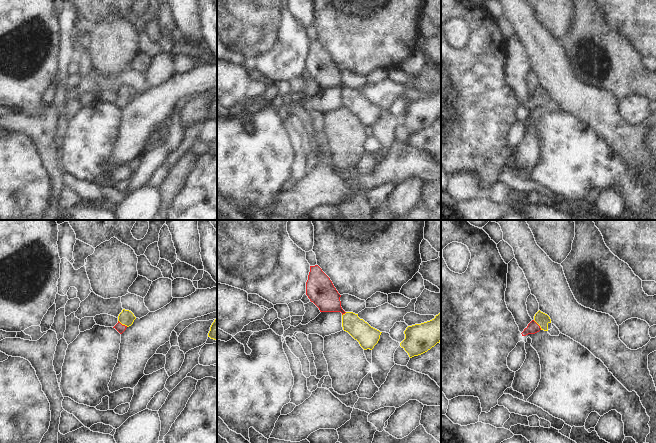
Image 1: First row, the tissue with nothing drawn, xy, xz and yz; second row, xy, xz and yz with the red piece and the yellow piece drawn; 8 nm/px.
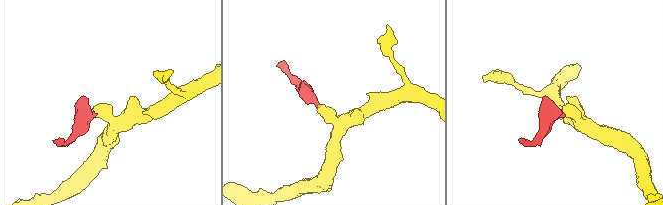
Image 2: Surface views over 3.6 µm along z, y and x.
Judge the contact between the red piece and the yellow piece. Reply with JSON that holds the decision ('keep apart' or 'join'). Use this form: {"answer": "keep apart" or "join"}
{"answer": "join"}

